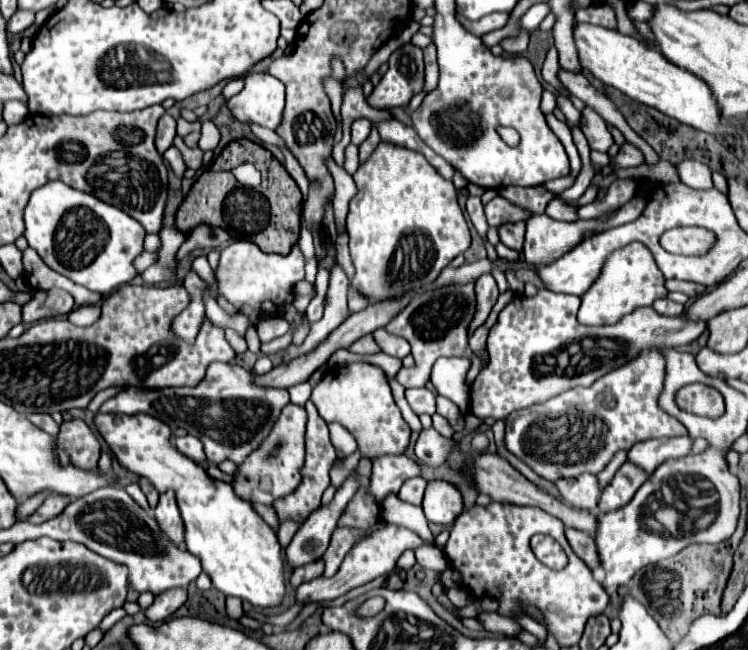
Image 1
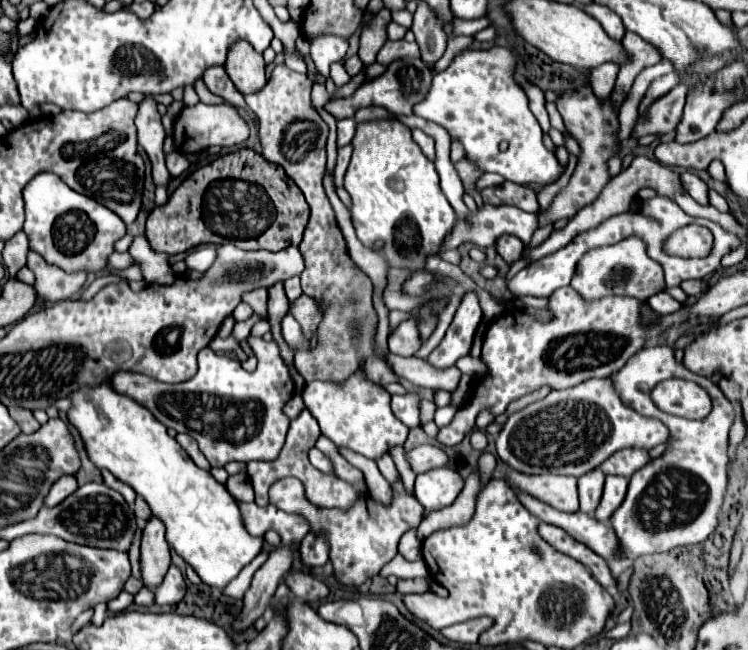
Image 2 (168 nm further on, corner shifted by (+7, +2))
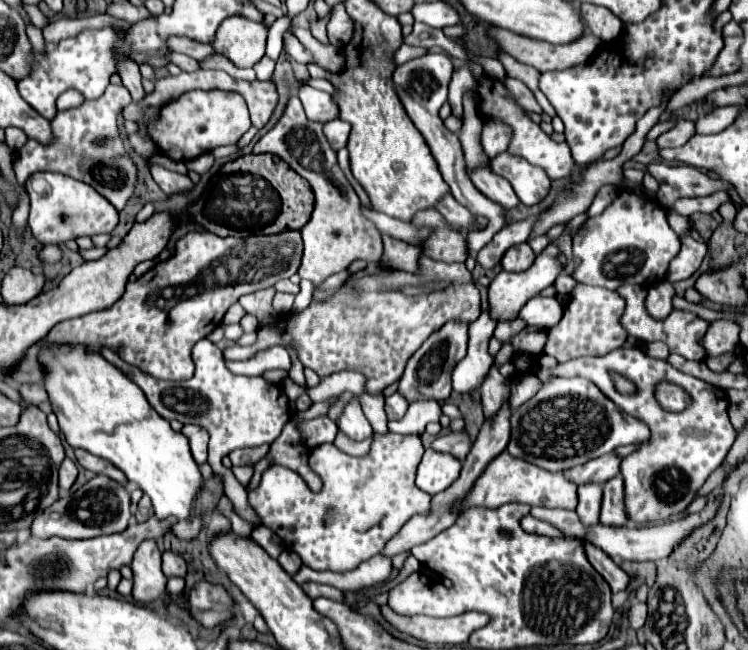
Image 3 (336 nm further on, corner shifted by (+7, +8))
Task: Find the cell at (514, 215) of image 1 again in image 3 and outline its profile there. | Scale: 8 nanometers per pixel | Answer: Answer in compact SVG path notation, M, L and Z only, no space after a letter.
M500 153L494 159L490 159L490 165L494 173L506 177L516 191L518 199L524 205L536 205L540 203L548 191L550 191L550 177L546 175L544 169L538 165L528 163L524 157L510 155L510 153Z

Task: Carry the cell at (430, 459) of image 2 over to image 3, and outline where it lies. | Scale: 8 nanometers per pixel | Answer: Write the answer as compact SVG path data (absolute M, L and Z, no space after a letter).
M464 429L452 431L452 433L444 435L444 437L438 437L438 439L434 439L434 443L432 443L432 449L450 453L450 455L454 455L454 457L460 459L460 461L466 459L470 447L472 447L472 439L468 437L468 433L466 433Z

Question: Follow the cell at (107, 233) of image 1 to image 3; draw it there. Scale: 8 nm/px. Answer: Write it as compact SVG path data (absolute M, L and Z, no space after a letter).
M32 173L30 179L26 179L26 189L30 195L30 229L34 237L44 245L56 245L64 243L68 239L76 239L80 235L98 235L98 233L110 233L118 225L118 211L92 187L82 181L76 181L62 173Z

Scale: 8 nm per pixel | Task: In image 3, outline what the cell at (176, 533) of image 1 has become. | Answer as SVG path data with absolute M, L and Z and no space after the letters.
M144 541L130 563L132 567L132 597L138 603L154 603L166 591L166 575L160 567L160 551L156 541Z

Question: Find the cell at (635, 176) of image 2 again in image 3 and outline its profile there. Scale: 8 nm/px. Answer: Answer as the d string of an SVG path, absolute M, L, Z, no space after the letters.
M650 163L648 165L650 175L654 175L660 183L658 201L664 203L664 207L672 207L672 203L680 197L706 197L716 191L728 191L732 185L722 179L710 179L706 173L702 173L696 167L680 165L670 167L662 163Z

